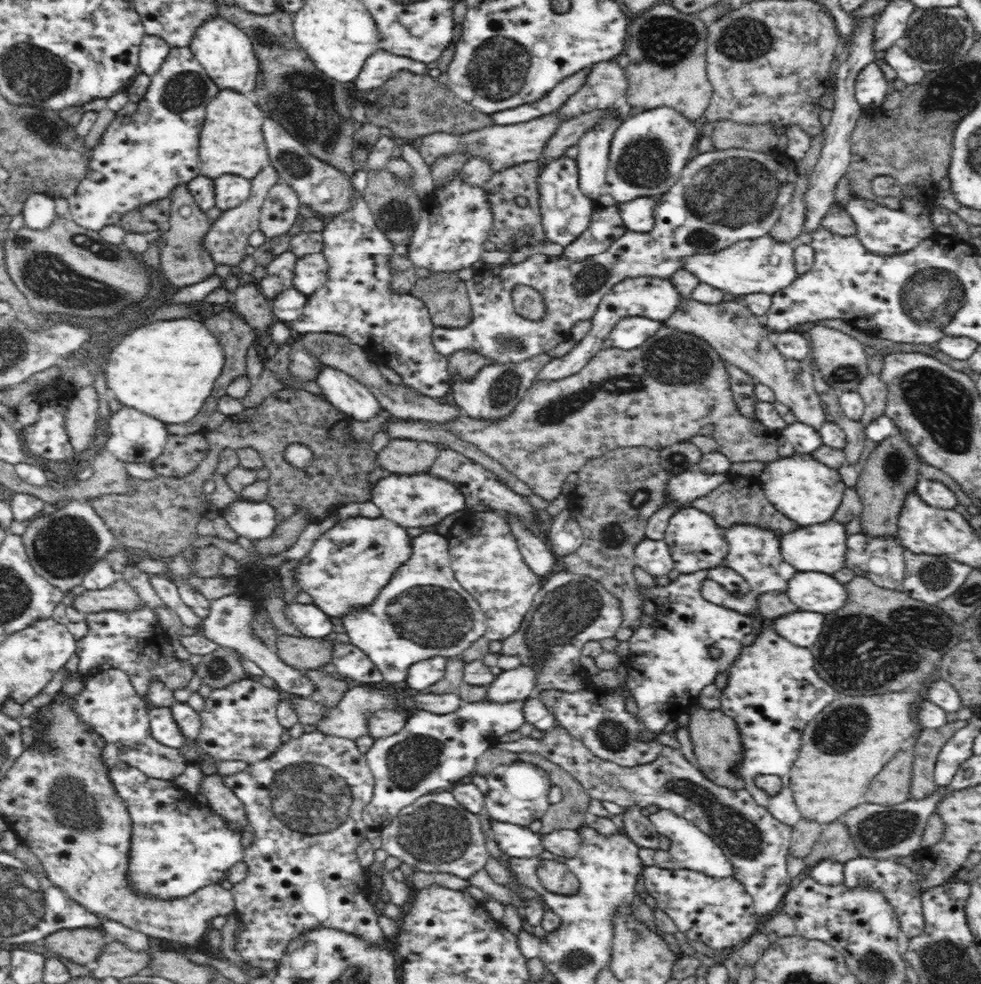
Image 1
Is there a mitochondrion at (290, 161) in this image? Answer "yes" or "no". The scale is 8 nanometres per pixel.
yes

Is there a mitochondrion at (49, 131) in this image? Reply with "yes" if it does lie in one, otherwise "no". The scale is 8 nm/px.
yes

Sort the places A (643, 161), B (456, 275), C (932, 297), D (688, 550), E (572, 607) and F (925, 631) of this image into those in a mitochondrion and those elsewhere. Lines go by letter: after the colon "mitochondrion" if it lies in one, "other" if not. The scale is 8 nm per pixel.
A: mitochondrion
B: other
C: mitochondrion
D: mitochondrion
E: mitochondrion
F: mitochondrion

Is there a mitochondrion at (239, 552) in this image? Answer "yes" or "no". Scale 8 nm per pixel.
no

